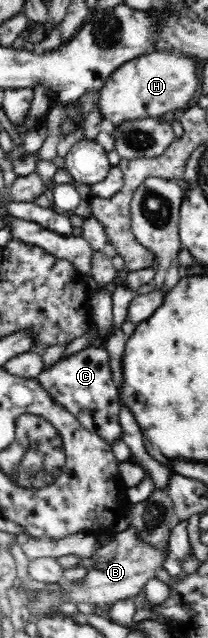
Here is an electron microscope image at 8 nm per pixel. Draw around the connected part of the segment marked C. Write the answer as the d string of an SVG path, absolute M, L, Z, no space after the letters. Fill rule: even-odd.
M84 348L76 355L60 360L51 369L44 369L37 380L50 396L74 414L88 431L94 432L96 436L110 444L122 439L124 430L119 415L120 393L110 376L105 349Z

